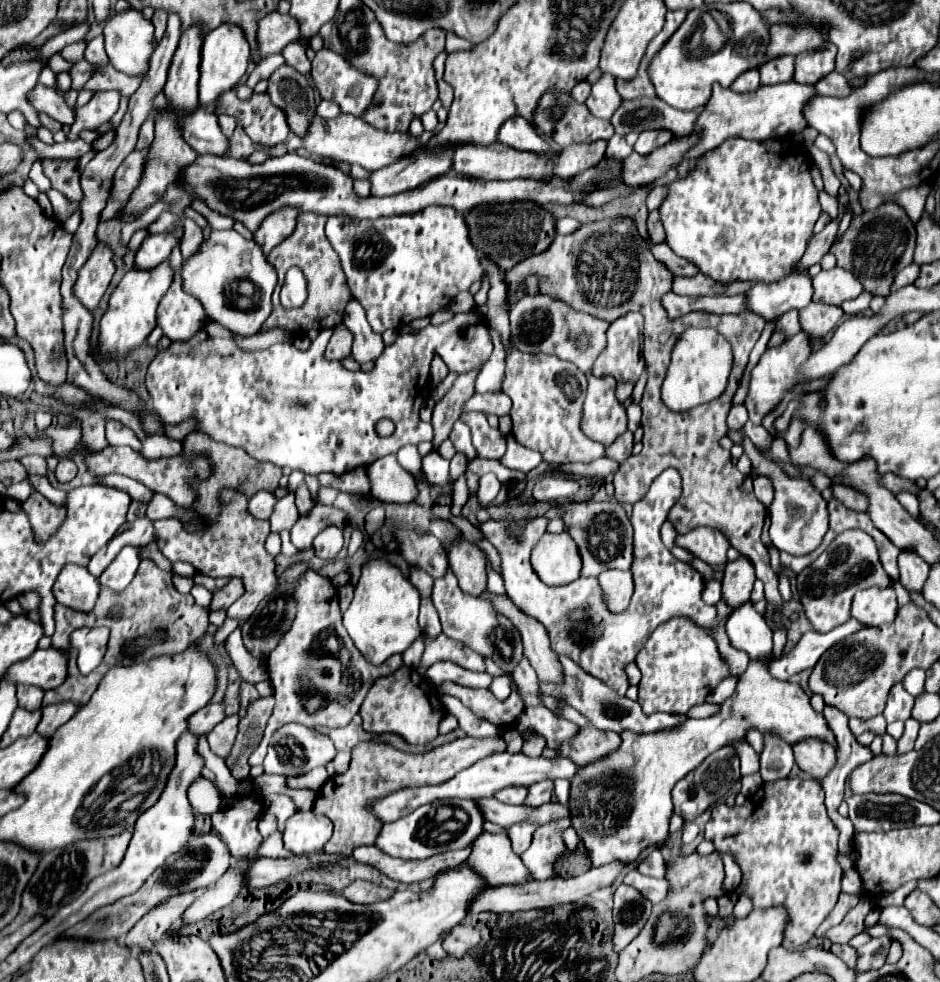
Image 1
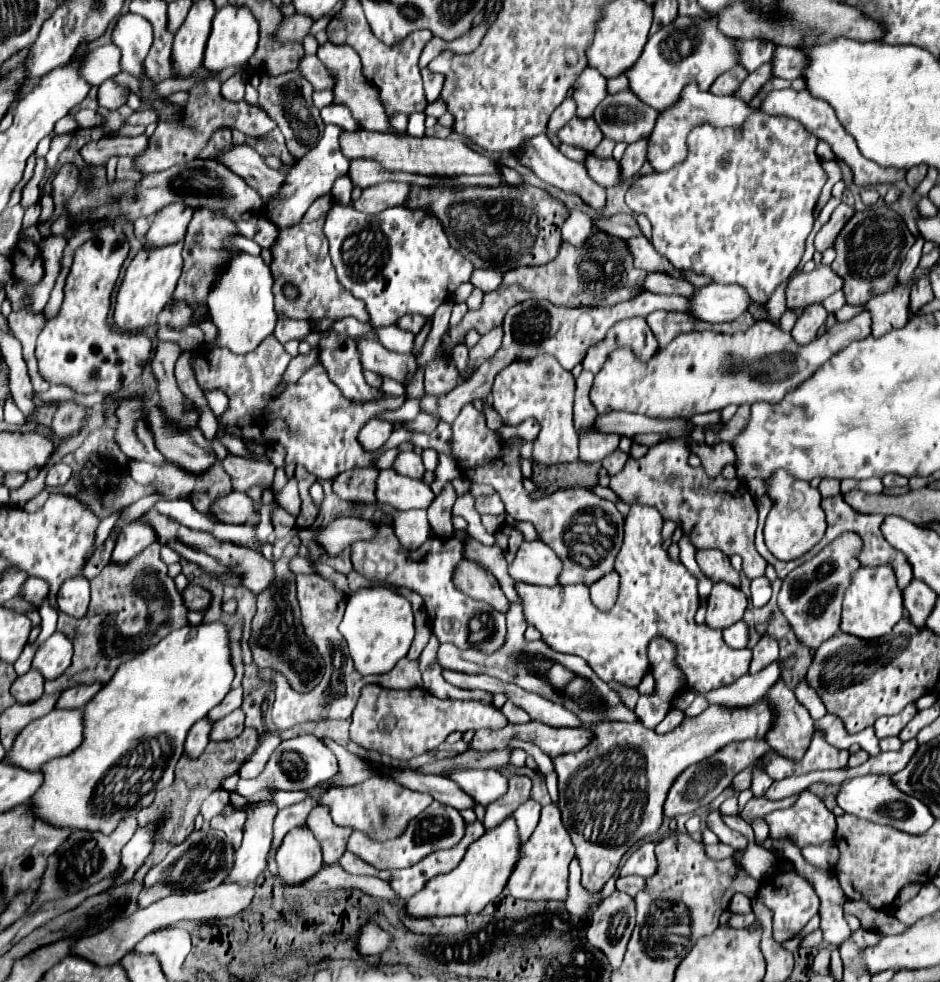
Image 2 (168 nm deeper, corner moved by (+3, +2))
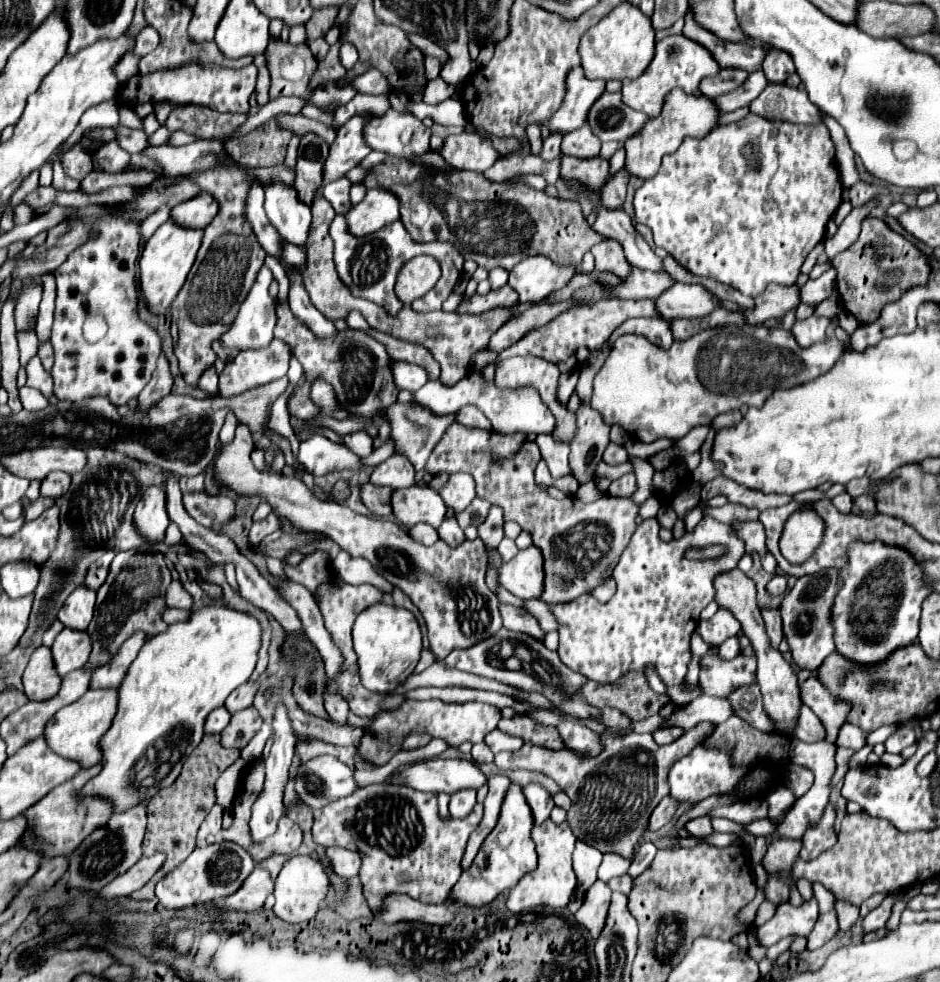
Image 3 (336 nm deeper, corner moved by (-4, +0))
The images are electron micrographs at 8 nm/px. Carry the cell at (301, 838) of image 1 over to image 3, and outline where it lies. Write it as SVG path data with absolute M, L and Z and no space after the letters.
M293 857L281 869L275 881L275 915L287 923L303 923L311 921L319 907L325 903L329 893L329 879L325 875L323 865L313 857Z

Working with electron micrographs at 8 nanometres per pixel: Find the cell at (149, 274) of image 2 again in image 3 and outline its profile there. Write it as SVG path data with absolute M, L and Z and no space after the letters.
M171 219L163 223L153 237L145 243L141 259L139 259L139 273L141 273L141 293L147 297L149 309L153 313L165 313L171 301L177 297L179 289L183 287L187 273L193 267L195 255L199 251L203 237L203 229L183 229L177 227Z

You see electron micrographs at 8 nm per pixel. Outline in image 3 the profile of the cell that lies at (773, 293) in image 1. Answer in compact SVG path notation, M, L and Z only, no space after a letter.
M673 283L661 297L655 299L655 309L665 319L683 319L683 317L705 317L711 311L719 309L719 299L715 299L701 285L683 285Z

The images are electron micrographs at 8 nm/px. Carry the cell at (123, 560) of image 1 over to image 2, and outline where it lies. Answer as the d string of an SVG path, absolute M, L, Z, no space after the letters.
M128 525L122 529L118 543L112 553L112 563L128 563L128 559L138 557L150 543L156 541L154 531L148 525Z

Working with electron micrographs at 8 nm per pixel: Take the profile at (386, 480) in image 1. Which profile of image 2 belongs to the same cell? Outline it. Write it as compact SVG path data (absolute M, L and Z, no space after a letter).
M382 469L376 481L376 499L398 511L426 509L434 501L434 493L424 481L398 475L394 469Z

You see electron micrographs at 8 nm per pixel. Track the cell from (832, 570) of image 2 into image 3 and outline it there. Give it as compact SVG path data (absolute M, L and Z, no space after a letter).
M823 569L815 575L805 575L795 581L793 589L785 595L781 603L781 619L783 619L783 633L789 643L793 663L799 669L817 671L819 665L835 651L833 643L833 627L831 627L831 605L835 593L839 589L837 569Z

